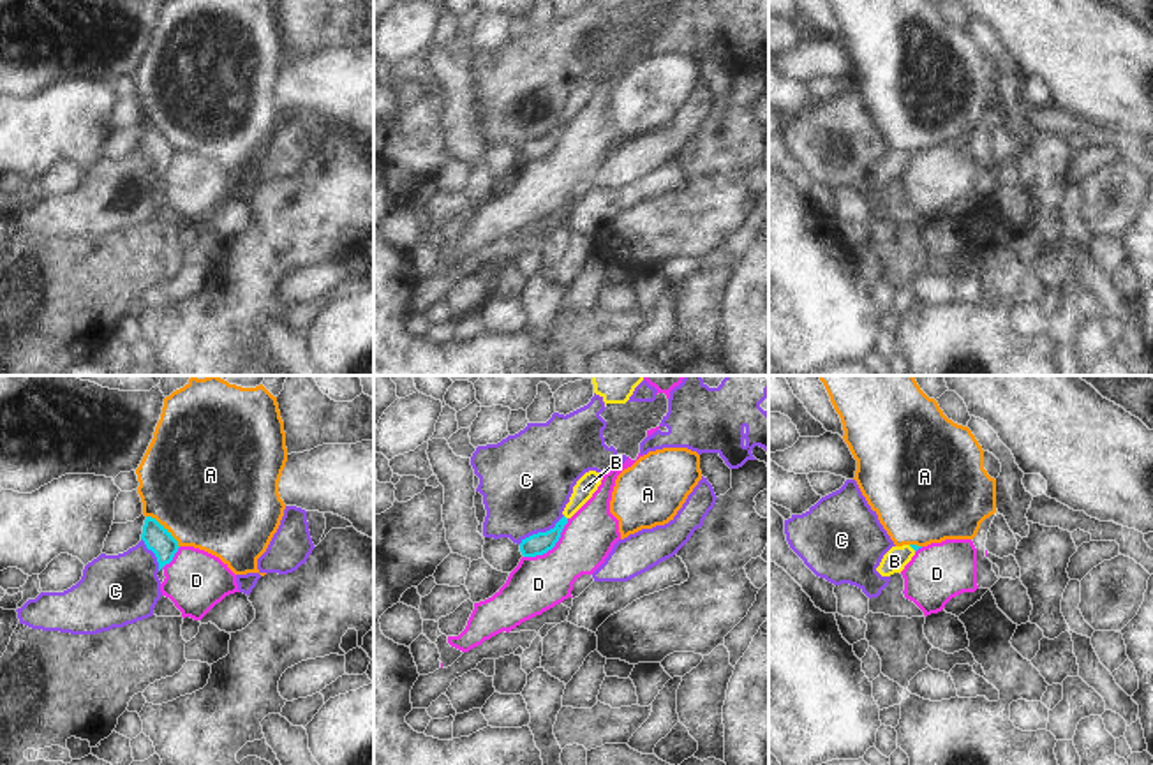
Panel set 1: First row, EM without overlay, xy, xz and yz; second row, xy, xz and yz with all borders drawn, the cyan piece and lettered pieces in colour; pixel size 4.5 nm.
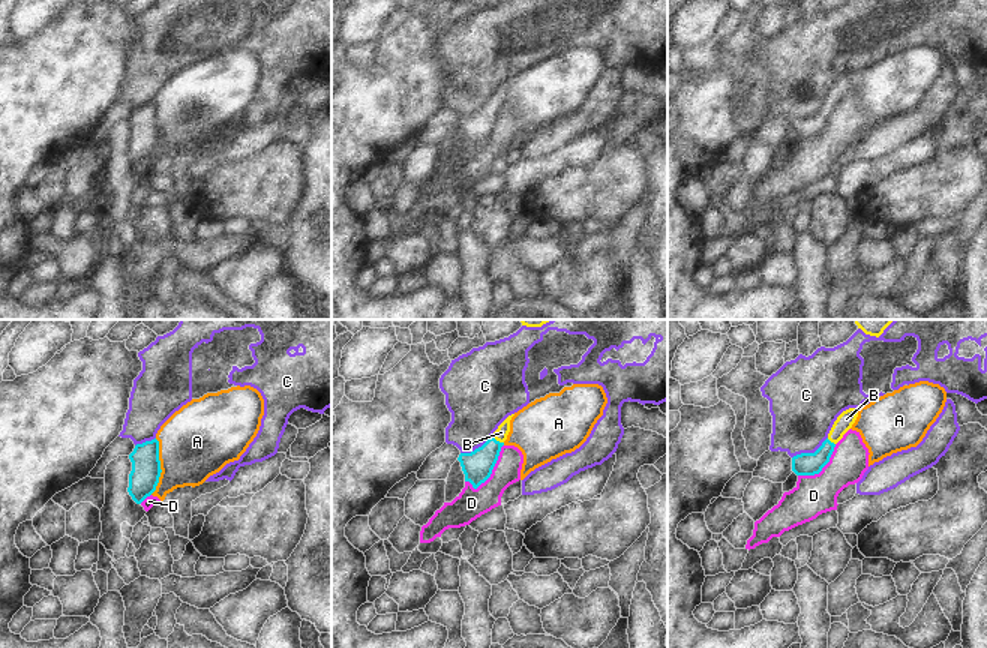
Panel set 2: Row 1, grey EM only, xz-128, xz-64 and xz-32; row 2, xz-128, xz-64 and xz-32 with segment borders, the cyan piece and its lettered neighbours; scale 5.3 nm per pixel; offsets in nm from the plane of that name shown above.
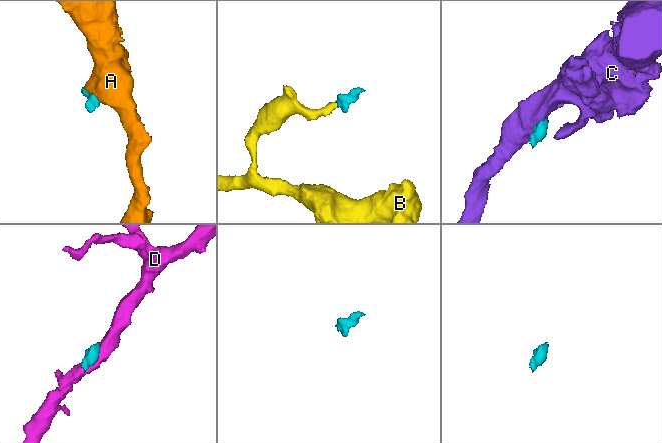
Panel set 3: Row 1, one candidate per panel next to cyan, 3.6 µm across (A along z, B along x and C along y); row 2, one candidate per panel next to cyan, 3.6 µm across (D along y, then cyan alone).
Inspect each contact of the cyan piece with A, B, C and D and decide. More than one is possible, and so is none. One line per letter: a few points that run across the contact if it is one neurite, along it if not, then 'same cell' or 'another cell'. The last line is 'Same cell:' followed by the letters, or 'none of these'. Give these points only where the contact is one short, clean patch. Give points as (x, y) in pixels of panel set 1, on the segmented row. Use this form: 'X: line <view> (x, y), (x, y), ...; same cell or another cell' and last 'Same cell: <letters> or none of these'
A: another cell
B: line yz (914, 547), (912, 547), (894, 561); same cell
C: line xz (563, 515), (552, 527), (533, 533), (519, 543); another cell
D: line xz (568, 519), (559, 540), (550, 549), (524, 557); another cell
Same cell: B

